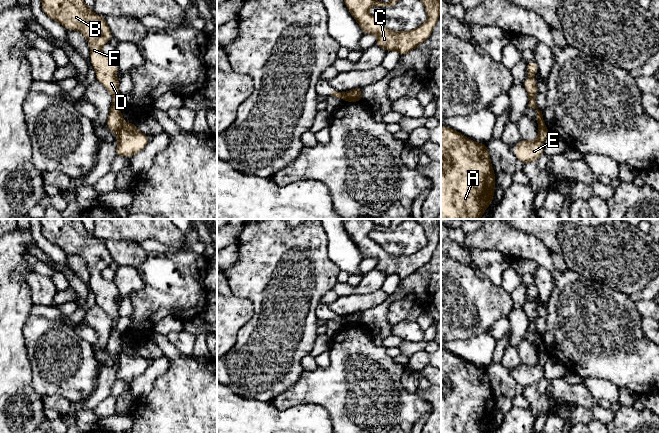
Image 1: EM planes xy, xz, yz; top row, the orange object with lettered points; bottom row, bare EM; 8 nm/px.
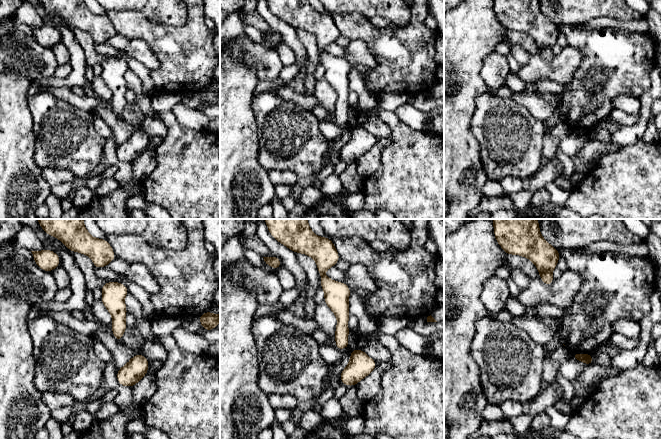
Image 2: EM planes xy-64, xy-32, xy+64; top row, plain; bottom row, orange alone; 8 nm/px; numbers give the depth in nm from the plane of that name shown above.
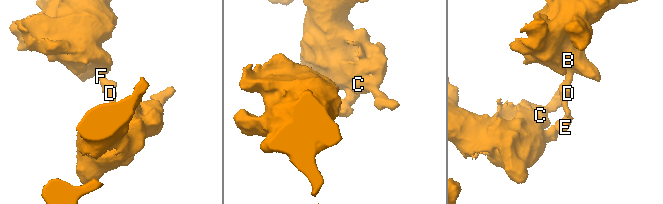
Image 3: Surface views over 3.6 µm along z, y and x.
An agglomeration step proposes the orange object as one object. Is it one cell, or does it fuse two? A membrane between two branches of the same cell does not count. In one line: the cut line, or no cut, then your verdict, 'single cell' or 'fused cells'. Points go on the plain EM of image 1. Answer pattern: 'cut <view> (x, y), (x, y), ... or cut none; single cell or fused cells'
cut xy (123, 347), (115, 356); fused cells

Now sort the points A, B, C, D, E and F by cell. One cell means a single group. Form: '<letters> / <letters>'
A C E / B D F

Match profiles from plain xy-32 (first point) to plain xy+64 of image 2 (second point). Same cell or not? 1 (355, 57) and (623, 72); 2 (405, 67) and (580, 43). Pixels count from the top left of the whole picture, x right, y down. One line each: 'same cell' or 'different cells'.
1: different cells
2: same cell

